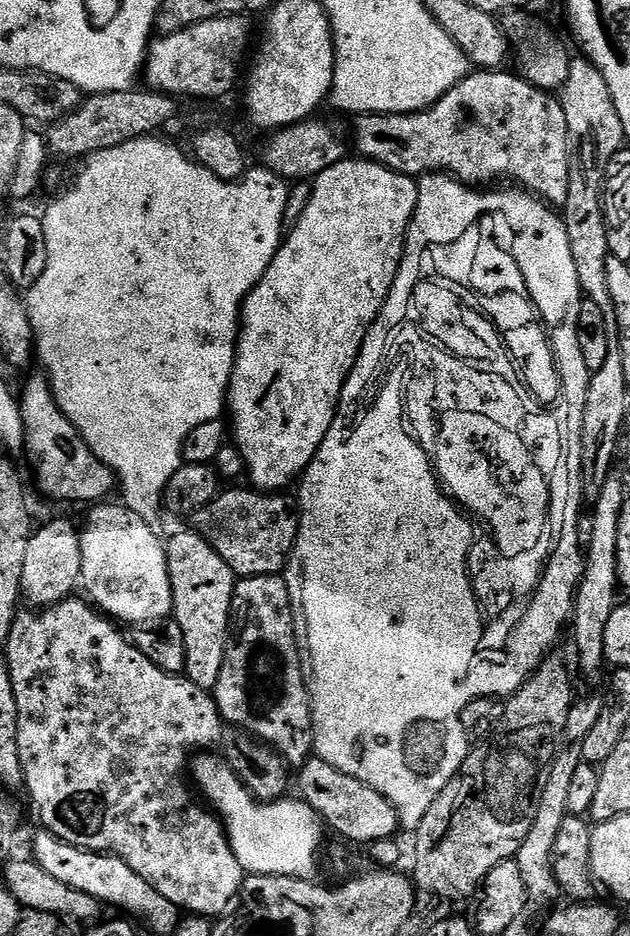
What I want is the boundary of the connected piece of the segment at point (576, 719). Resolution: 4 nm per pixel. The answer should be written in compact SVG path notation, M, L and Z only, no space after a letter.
M598 694L598 696L588 696L585 700L577 699L573 703L570 718L566 718L564 734L569 741L572 739L574 742L573 744L565 743L557 751L556 759L548 767L548 775L540 785L540 794L536 801L534 826L530 826L530 834L526 834L526 842L522 842L518 854L514 857L518 862L518 870L522 870L522 882L528 891L531 907L548 910L557 903L556 899L561 899L562 893L558 886L558 878L554 878L554 862L552 861L554 842L558 838L558 830L562 822L570 815L566 806L568 787L574 778L574 770L578 770L582 762L580 745L576 742L586 738L586 734L597 724L598 718L601 717L603 702L604 696Z

